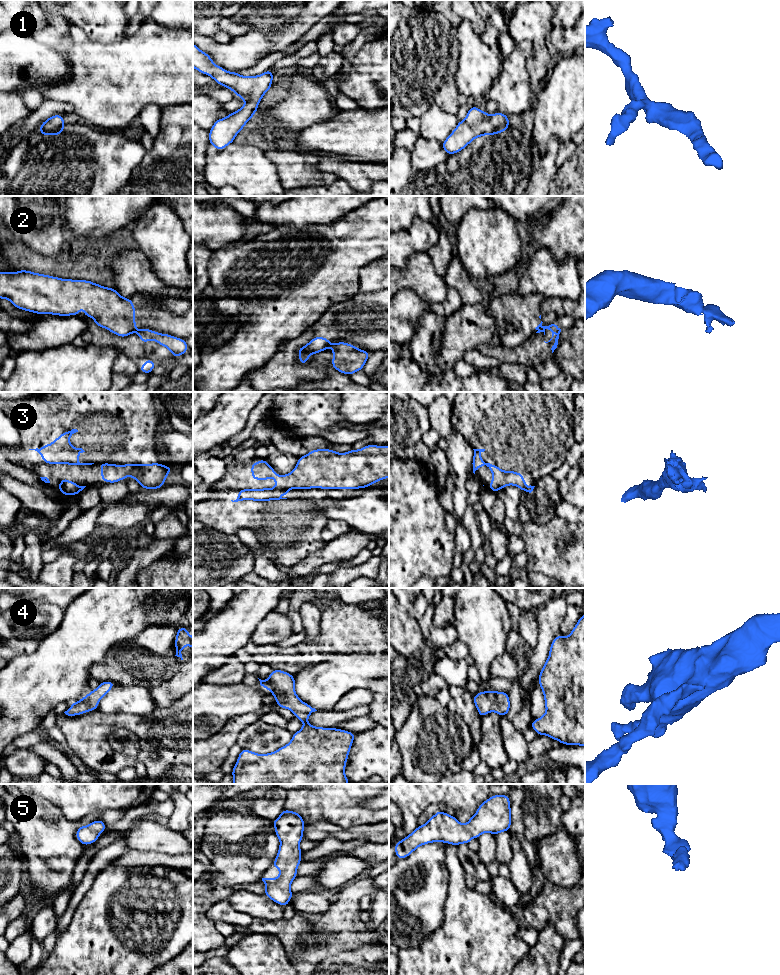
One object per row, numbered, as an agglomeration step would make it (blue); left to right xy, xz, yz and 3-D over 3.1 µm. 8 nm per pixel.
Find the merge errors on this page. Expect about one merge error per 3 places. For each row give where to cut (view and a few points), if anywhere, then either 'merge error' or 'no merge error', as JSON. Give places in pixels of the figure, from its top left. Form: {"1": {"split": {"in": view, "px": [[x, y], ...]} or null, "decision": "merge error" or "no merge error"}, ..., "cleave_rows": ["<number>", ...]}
{"1": {"split": null, "decision": "no merge error"}, "2": {"split": {"in": "yz", "px": [[542, 326], [538, 330]]}, "decision": "merge error"}, "3": {"split": null, "decision": "no merge error"}, "4": {"split": null, "decision": "no merge error"}, "5": {"split": null, "decision": "no merge error"}, "cleave_rows": ["2"]}

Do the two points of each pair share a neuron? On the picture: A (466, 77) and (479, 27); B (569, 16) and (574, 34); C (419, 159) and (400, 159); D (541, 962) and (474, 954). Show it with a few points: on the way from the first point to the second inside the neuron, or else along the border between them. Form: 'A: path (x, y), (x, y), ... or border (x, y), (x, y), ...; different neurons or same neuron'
A: border (462, 19), (467, 19), (480, 34); different neurons
B: border (574, 23), (565, 30); different neurons
C: border (410, 152), (410, 164), (419, 175); different neurons
D: border (531, 947), (528, 954), (517, 964); different neurons

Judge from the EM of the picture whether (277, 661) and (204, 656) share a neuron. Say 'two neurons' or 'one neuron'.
two neurons

